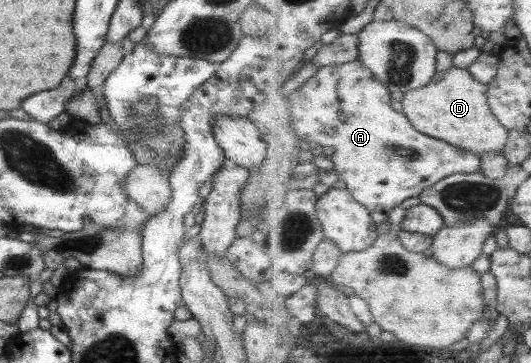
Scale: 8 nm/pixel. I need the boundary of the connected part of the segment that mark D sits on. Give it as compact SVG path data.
M452 65L446 71L437 72L434 80L424 88L408 90L404 93L402 113L407 115L412 126L430 137L440 138L452 146L459 146L461 149L480 155L480 157L483 154L499 153L508 144L510 133L492 113L491 103L487 95L488 89L488 84L477 81L467 69Z

